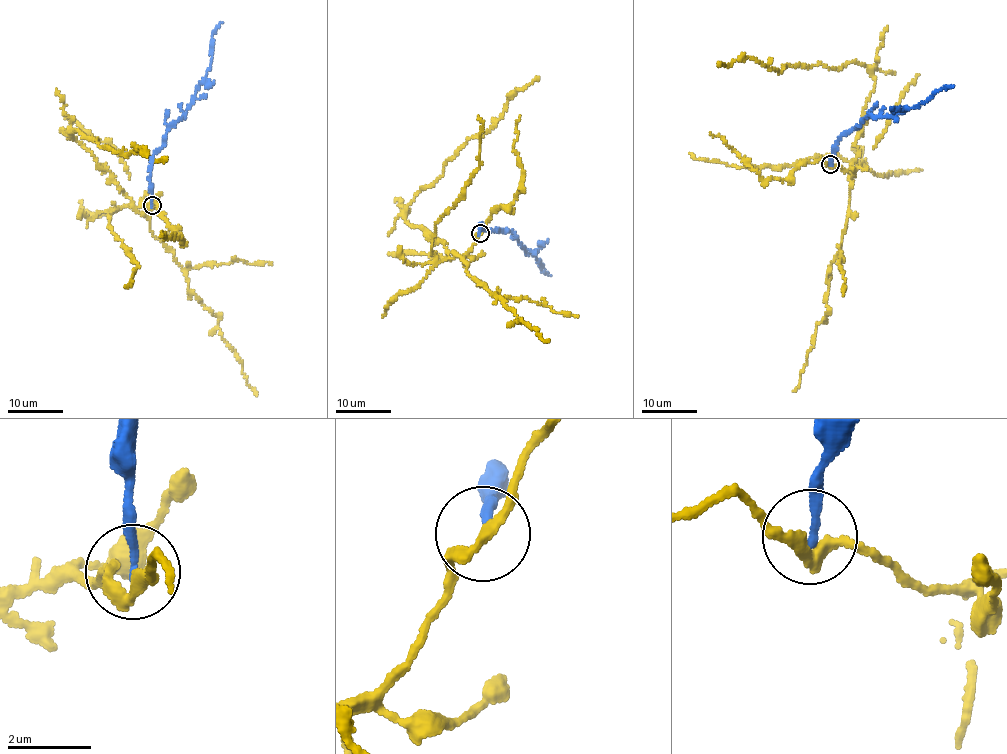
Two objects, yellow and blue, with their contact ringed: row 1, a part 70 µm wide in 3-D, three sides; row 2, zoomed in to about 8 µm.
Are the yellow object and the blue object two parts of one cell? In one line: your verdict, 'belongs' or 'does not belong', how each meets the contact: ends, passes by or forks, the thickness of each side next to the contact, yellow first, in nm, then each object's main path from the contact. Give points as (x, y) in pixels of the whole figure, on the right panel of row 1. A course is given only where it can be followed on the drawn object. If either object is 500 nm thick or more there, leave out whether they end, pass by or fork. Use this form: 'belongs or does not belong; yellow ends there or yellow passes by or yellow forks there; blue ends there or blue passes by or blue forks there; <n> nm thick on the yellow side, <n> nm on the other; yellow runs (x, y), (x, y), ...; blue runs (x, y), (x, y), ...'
does not belong; yellow passes by; blue ends there; 220 nm thick on the yellow side, 190 nm on the other; yellow runs (830, 164), (850, 171), (859, 151), (874, 79), (867, 65), (792, 65), (782, 73), (749, 57), (717, 63); blue runs (830, 164), (838, 140), (859, 126), (868, 115), (887, 117), (899, 114), (921, 105), (936, 92), (952, 86)

